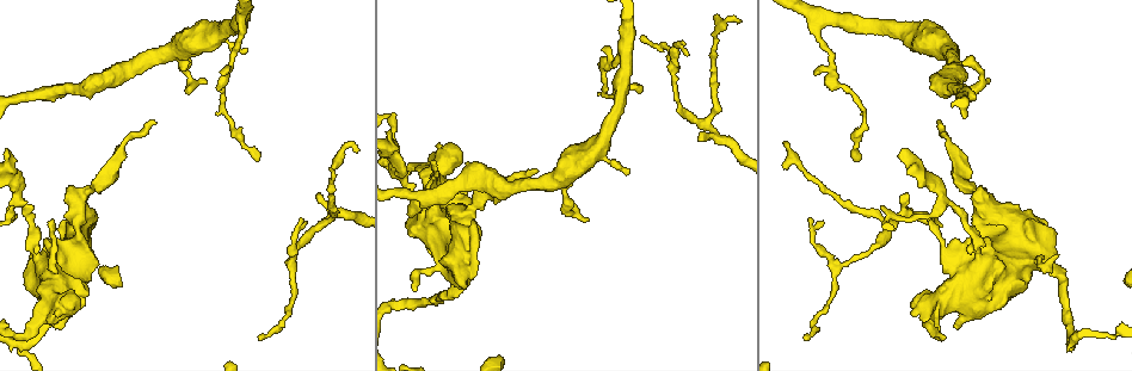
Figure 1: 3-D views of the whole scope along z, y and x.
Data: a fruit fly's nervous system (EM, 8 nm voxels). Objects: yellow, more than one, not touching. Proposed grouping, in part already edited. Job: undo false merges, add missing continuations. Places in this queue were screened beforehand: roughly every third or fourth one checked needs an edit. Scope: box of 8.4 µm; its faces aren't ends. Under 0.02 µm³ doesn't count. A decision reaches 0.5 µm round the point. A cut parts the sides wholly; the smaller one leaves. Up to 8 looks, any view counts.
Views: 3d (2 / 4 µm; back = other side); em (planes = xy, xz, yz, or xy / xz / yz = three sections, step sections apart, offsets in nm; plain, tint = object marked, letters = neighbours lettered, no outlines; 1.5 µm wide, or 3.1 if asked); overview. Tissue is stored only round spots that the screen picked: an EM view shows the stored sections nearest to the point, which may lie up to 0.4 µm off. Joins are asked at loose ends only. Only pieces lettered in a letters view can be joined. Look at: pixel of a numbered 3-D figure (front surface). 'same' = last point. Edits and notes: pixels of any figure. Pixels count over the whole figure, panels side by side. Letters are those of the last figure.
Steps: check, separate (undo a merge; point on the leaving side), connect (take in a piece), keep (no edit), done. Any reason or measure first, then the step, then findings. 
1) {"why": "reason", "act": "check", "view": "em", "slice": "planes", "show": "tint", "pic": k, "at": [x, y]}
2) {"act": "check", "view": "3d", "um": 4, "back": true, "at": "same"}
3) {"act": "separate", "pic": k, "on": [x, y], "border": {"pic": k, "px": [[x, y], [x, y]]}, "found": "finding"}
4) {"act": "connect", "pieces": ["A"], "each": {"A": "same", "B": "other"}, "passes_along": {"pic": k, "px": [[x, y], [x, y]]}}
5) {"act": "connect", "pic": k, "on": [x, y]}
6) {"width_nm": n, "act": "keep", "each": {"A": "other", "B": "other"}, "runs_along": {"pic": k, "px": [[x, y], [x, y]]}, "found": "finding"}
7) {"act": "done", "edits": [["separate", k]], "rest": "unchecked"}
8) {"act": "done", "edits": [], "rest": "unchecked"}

{"act": "check", "view": "3d", "um": 2, "pic": 1, "at": [866, 253]}

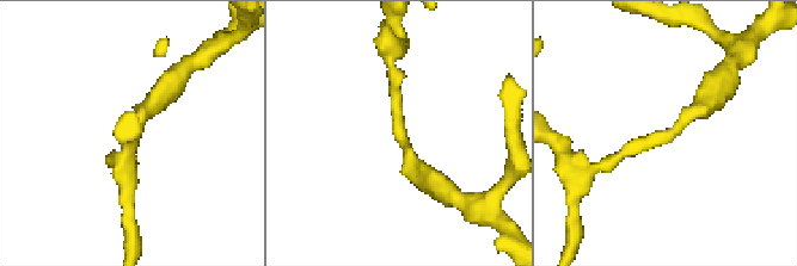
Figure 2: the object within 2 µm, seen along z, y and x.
{"act": "check", "view": "em", "slice": "planes", "show": "plain", "pic": 2, "at": [671, 132]}

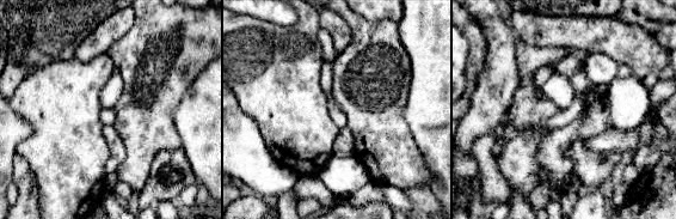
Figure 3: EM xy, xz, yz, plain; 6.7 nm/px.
{"why": "see the neighbours", "act": "check", "view": "em", "slice": "planes", "show": "letters", "at": "same"}

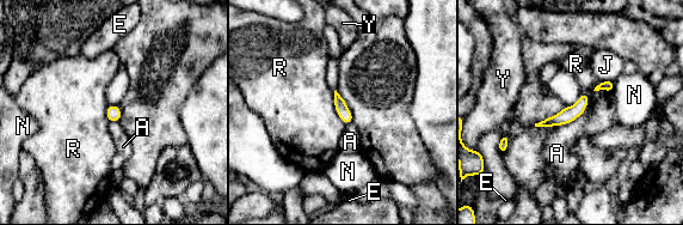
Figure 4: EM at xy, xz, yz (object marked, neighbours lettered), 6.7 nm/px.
{"act": "keep", "each": {"A": "other", "E": "other", "J": "other", "N": "other", "R": "other", "Y": "other"}, "border": {"pic": 4, "px": [[333, 91], [334, 110], [345, 123]]}, "found": "all the same neuron"}

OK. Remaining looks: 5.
{"why": "thin end", "act": "check", "view": "em", "slice": "planes", "show": "letters", "pic": 1, "at": [153, 121]}

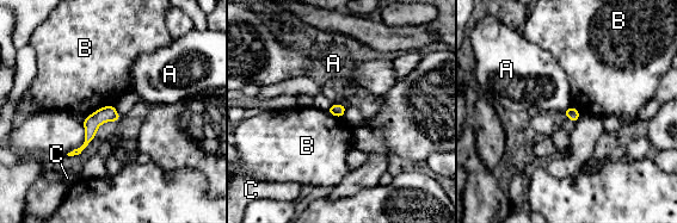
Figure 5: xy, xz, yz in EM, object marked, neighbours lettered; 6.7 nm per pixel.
{"longest_contact_nm": ["B", 150], "act": "keep", "each": {"A": "other", "B": "other", "C": "other"}, "border": {"pic": 5, "px": [[336, 103], [346, 106]]}, "found": "none of them fits"}

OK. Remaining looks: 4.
{"act": "check", "view": "em", "slice": "planes", "show": "letters", "pic": 1, "at": [1056, 257]}

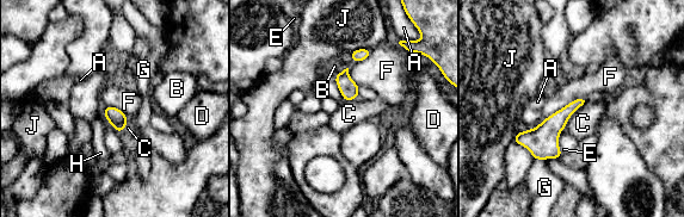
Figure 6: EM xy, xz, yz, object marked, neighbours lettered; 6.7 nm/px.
{"act": "keep", "each": {"A": "other", "B": "other", "C": "other", "D": "other", "E": "other", "F": "other", "G": "other", "H": "other", "J": "other"}, "border": {"pic": 6, "px": [[585, 100], [568, 119], [565, 128]]}, "found": "none of them fits"}

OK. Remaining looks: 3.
{"act": "done", "edits": [], "rest": "unchecked"}

